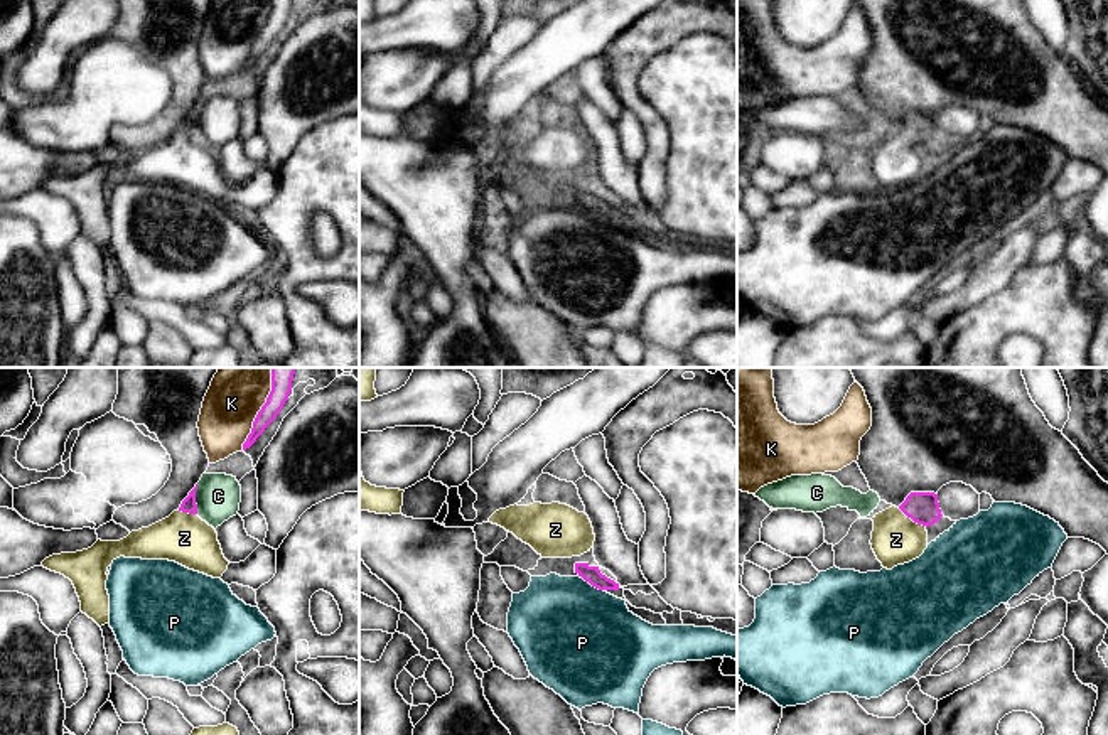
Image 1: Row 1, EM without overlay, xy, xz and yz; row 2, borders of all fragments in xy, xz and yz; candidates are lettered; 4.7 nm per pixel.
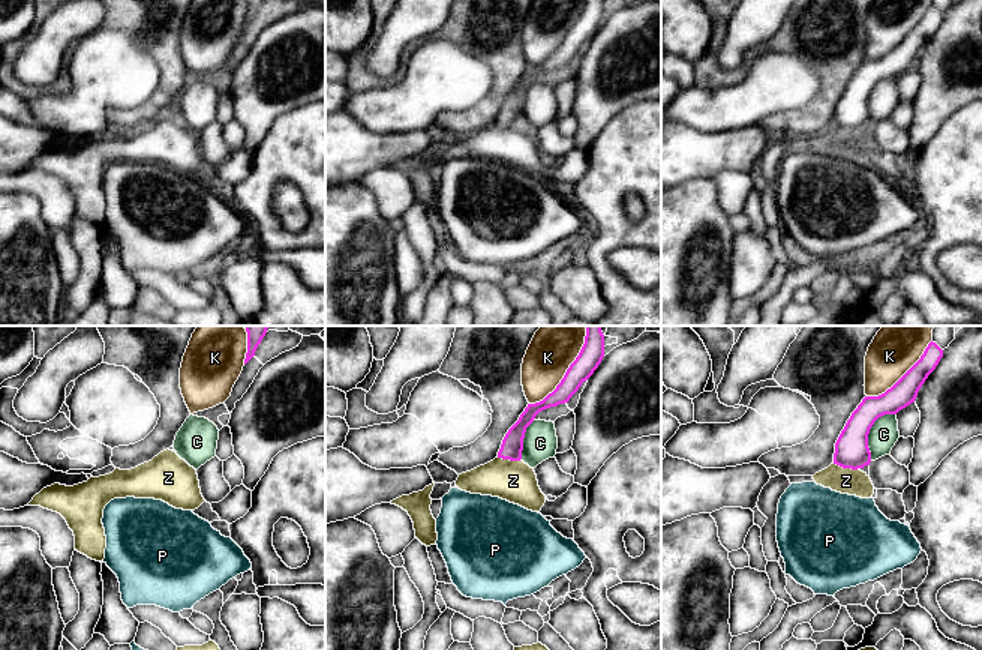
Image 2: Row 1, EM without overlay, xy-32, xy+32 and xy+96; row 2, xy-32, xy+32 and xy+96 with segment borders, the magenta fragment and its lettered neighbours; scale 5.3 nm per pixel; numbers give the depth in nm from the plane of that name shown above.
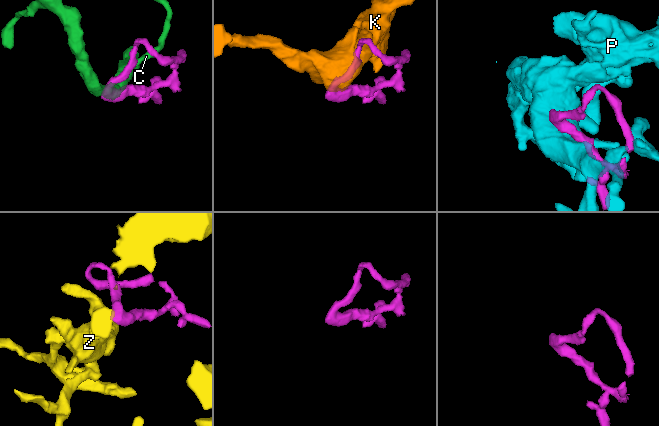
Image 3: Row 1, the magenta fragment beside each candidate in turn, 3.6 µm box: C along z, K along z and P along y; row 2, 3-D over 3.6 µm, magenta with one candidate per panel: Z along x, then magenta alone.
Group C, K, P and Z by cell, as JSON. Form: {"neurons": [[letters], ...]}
{"neurons": [["C"], ["K"], ["P"], ["Z"]]}

